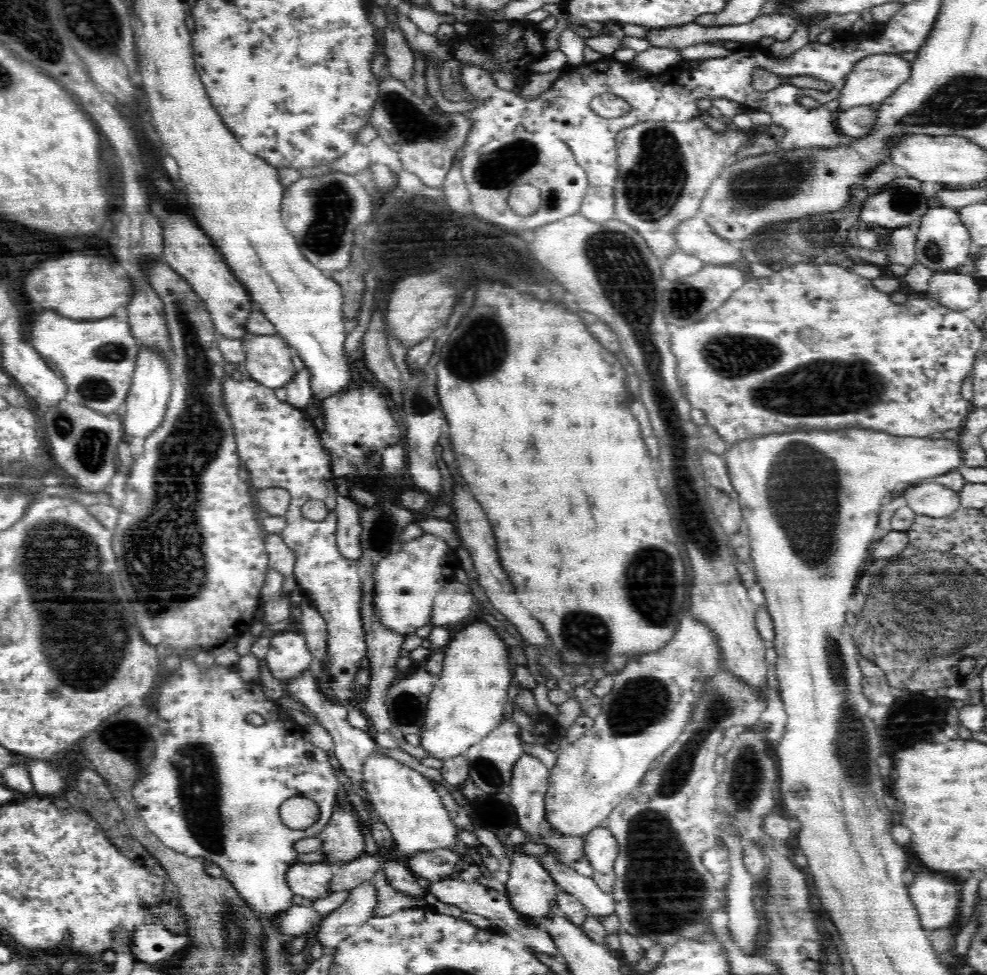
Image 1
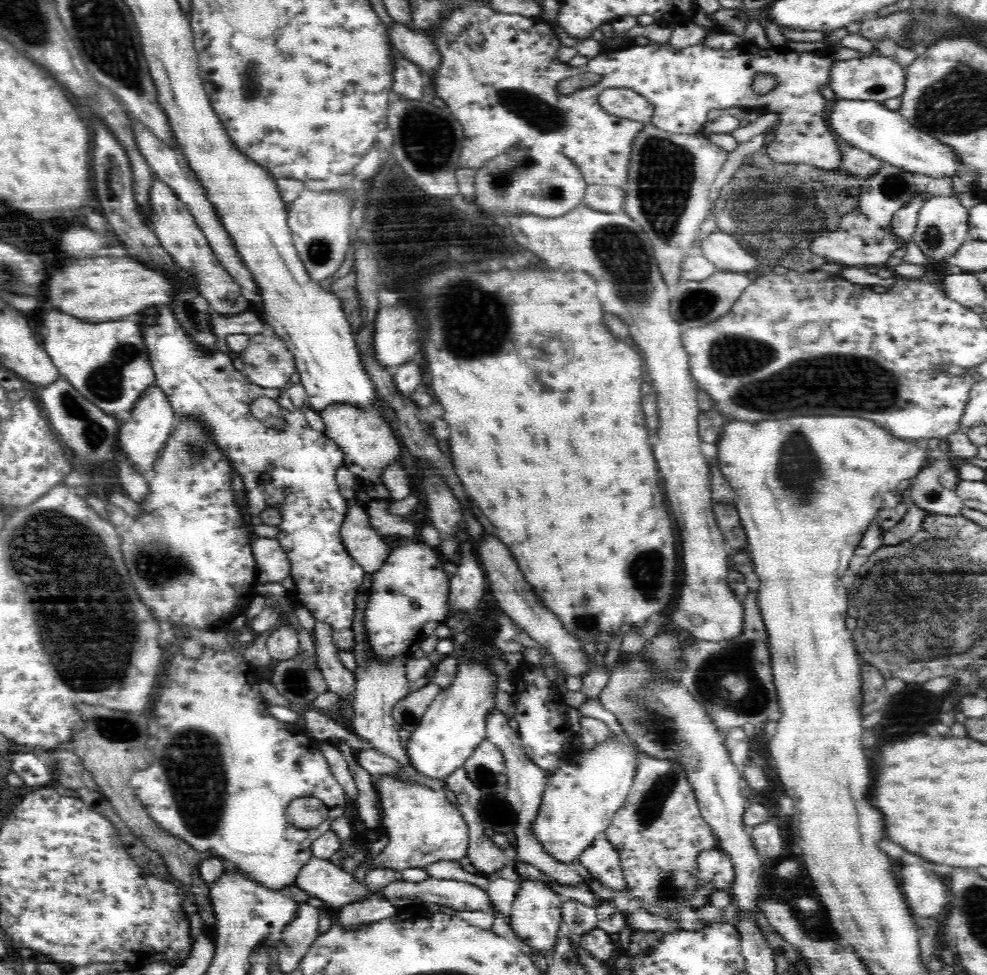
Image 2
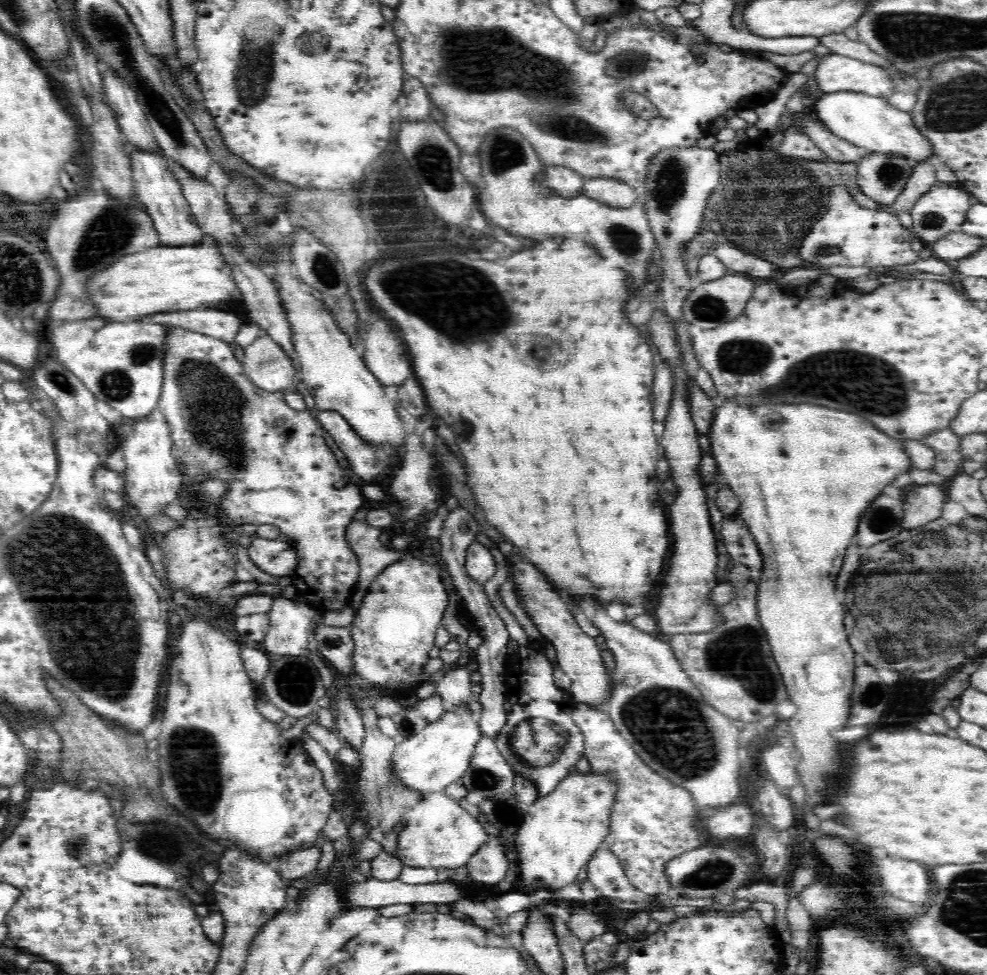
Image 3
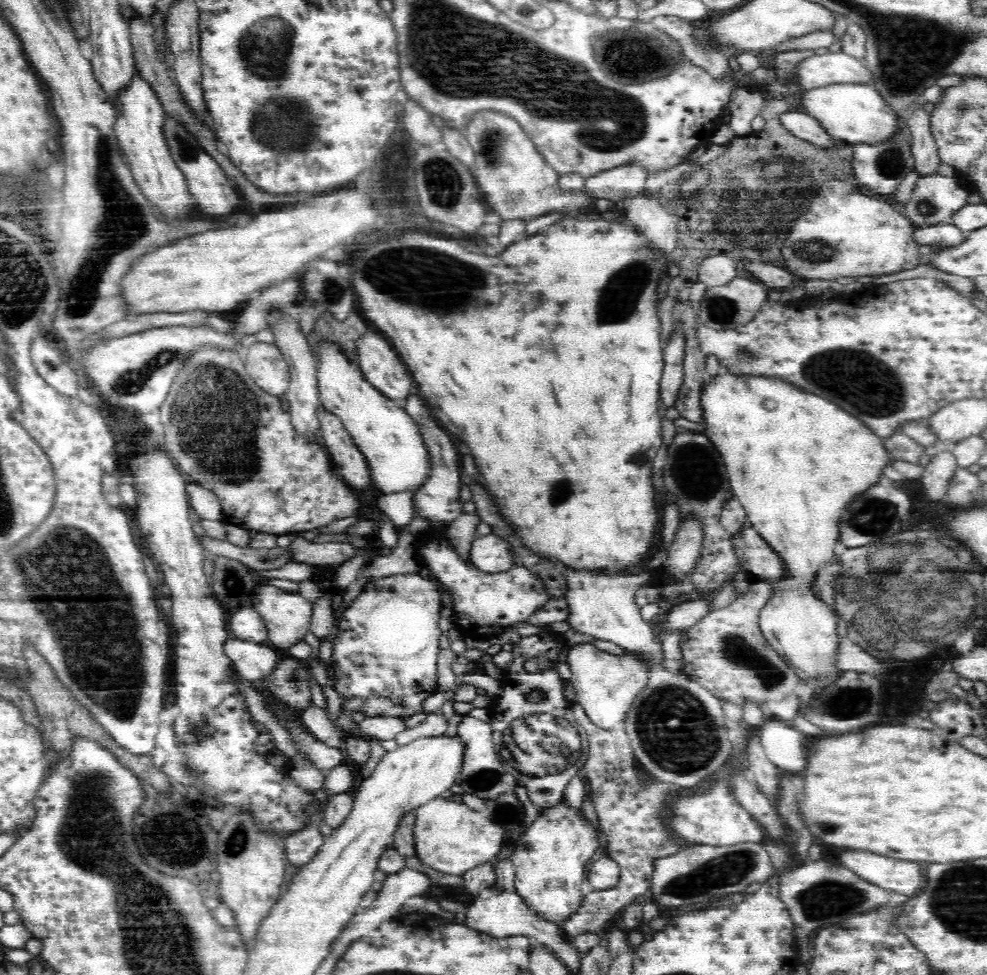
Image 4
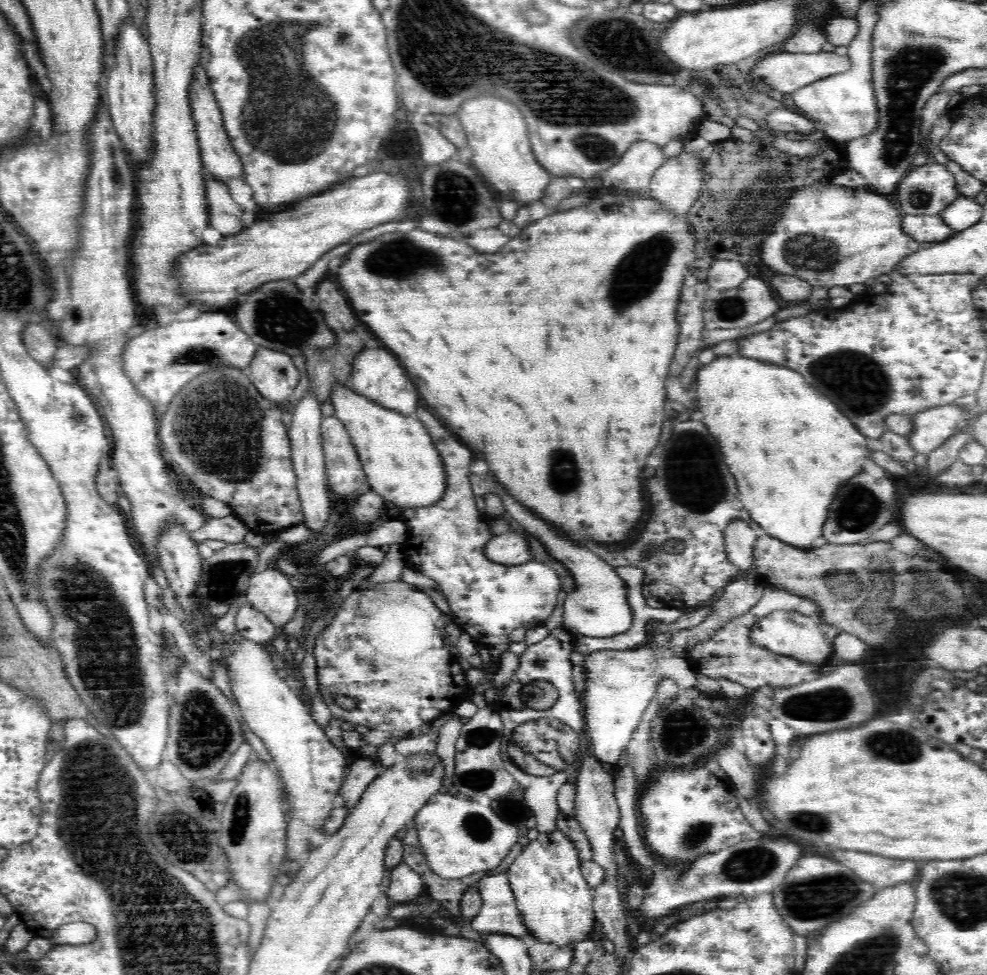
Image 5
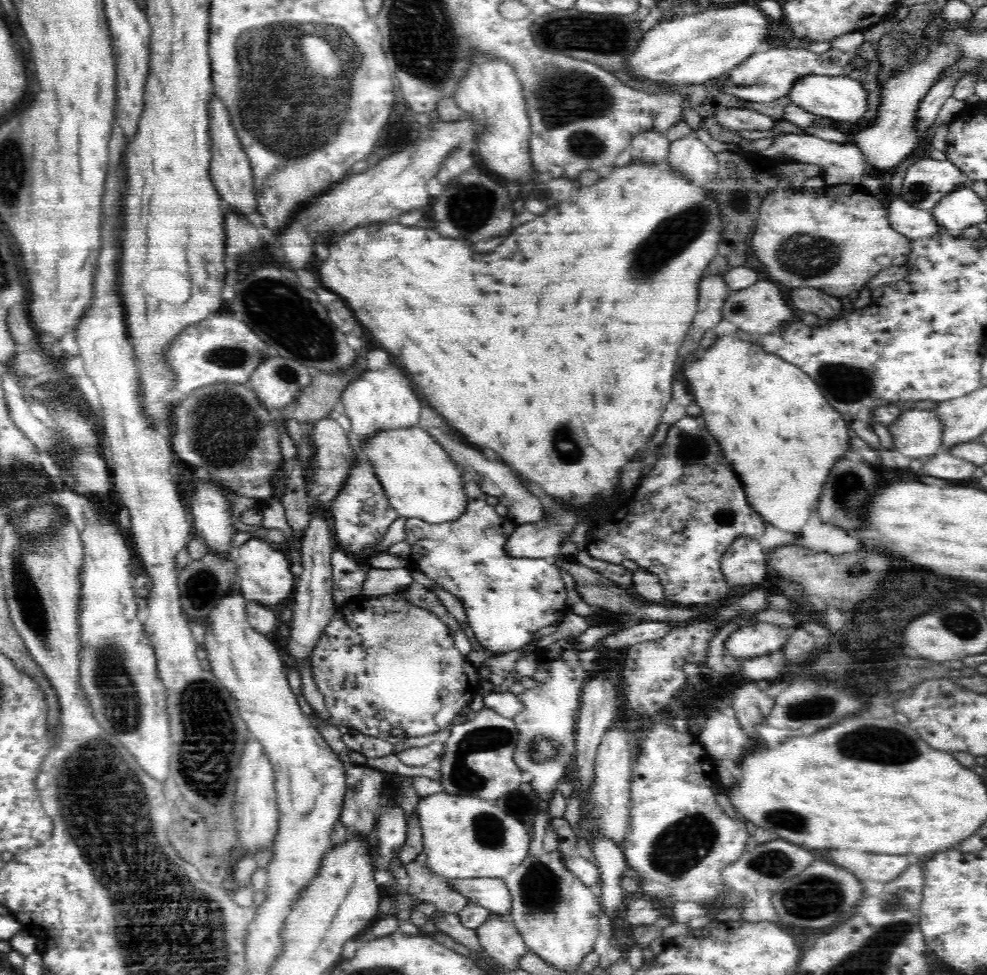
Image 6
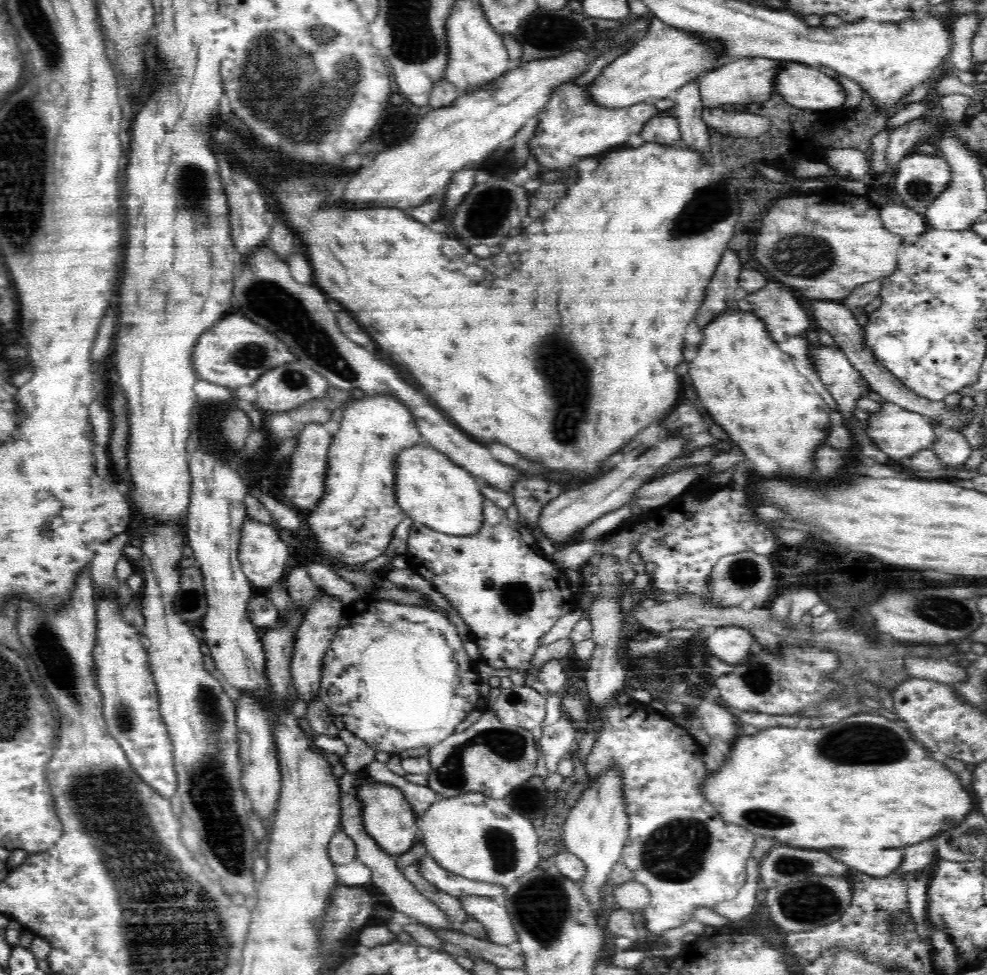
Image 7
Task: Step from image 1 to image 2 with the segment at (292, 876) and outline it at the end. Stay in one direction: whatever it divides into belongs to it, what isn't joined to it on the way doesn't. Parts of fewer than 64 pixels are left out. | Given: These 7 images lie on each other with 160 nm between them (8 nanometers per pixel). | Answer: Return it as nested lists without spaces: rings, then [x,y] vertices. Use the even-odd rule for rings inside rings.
[[[314,856],[302,867],[295,882],[296,887],[324,900],[327,906],[332,904],[332,908],[355,904],[371,895],[364,881],[356,880],[342,867],[336,868],[329,859]]]

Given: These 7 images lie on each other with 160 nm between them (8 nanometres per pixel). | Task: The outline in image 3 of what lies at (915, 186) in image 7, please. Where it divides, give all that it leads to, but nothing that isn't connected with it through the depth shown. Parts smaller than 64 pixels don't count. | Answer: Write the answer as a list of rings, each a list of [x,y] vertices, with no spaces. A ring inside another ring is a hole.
[[[937,183],[922,193],[920,198],[911,206],[911,216],[913,220],[912,233],[914,238],[918,238],[925,246],[936,244],[942,237],[950,233],[961,230],[961,224],[965,221],[970,206],[971,194],[960,188],[960,183]]]

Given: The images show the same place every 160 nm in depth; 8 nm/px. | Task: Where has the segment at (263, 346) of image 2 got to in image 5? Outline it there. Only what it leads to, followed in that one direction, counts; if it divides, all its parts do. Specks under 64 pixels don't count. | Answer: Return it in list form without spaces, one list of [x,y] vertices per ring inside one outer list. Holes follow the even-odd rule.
[[[264,346],[257,347],[246,375],[264,398],[277,404],[289,398],[300,380],[291,356]]]

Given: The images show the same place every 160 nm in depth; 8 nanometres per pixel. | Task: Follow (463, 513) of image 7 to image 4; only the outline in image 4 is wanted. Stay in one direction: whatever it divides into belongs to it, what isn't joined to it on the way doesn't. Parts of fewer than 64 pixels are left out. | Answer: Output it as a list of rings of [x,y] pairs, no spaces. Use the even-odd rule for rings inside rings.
[[[320,340],[318,346],[315,347],[314,355],[318,359],[316,367],[318,367],[317,379],[320,402],[327,413],[342,419],[343,425],[353,438],[354,444],[365,455],[369,465],[371,482],[376,485],[382,495],[406,492],[406,490],[418,492],[420,486],[426,482],[428,472],[430,472],[430,455],[426,452],[426,443],[422,440],[422,433],[419,432],[416,421],[405,412],[401,402],[390,400],[375,386],[366,382],[358,362],[350,360],[337,344],[330,343],[330,340]]]

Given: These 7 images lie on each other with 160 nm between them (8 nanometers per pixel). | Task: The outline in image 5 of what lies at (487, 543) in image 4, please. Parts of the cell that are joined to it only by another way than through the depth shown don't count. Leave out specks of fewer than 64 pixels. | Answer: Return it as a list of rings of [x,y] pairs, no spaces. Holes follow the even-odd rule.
[[[518,529],[495,535],[484,550],[489,560],[504,565],[519,565],[533,560],[526,534]]]

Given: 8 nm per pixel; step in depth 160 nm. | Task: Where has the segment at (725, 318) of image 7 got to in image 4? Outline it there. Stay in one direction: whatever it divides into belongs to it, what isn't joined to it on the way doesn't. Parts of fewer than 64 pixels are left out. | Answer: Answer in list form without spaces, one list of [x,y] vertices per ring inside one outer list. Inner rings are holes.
[[[722,373],[721,375],[711,377],[711,382],[702,387],[700,400],[702,411],[704,411],[704,433],[716,445],[716,449],[722,455],[734,497],[740,501],[740,504],[743,504],[748,524],[754,527],[754,530],[758,531],[758,534],[766,541],[766,544],[779,555],[779,560],[782,561],[782,568],[786,569],[783,578],[778,582],[772,583],[774,594],[770,596],[770,600],[766,602],[766,606],[762,608],[760,613],[759,627],[761,633],[766,637],[769,645],[780,655],[780,658],[790,668],[794,669],[794,674],[800,682],[806,684],[806,682],[814,680],[818,688],[827,687],[838,678],[839,672],[842,671],[837,668],[836,655],[837,646],[840,645],[840,638],[836,636],[836,630],[834,630],[838,618],[836,618],[836,614],[832,614],[832,610],[828,608],[826,603],[817,598],[817,591],[813,590],[813,578],[821,566],[825,562],[832,561],[836,554],[835,548],[838,542],[839,520],[844,508],[858,494],[862,494],[870,486],[878,483],[881,476],[883,476],[882,470],[892,461],[888,456],[888,451],[884,448],[884,437],[876,436],[872,430],[866,428],[865,424],[858,422],[858,418],[854,418],[852,414],[840,412],[842,408],[838,408],[836,404],[832,404],[832,402],[828,402],[824,398],[818,398],[814,394],[806,394],[806,392],[786,384],[786,381],[779,380],[778,377],[744,377],[734,376],[734,373]]]

